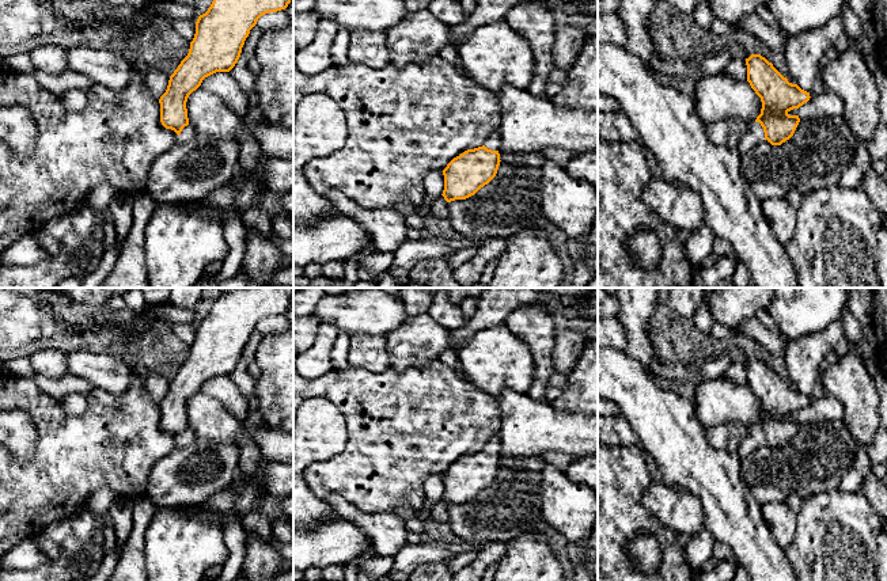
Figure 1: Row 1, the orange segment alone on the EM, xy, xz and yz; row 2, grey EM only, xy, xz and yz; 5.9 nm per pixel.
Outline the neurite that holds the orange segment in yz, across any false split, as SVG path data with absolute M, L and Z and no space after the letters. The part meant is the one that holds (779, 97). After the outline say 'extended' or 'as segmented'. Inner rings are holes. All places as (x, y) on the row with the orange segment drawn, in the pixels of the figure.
M751 54L746 58L747 81L761 98L762 109L757 119L750 124L747 133L739 143L738 152L747 153L763 140L772 145L781 145L789 140L799 122L799 115L789 115L810 100L810 92L792 84L784 77L772 62L761 54Z | extended

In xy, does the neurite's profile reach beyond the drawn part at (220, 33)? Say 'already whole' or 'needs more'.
needs more

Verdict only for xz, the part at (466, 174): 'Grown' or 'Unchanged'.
Grown

